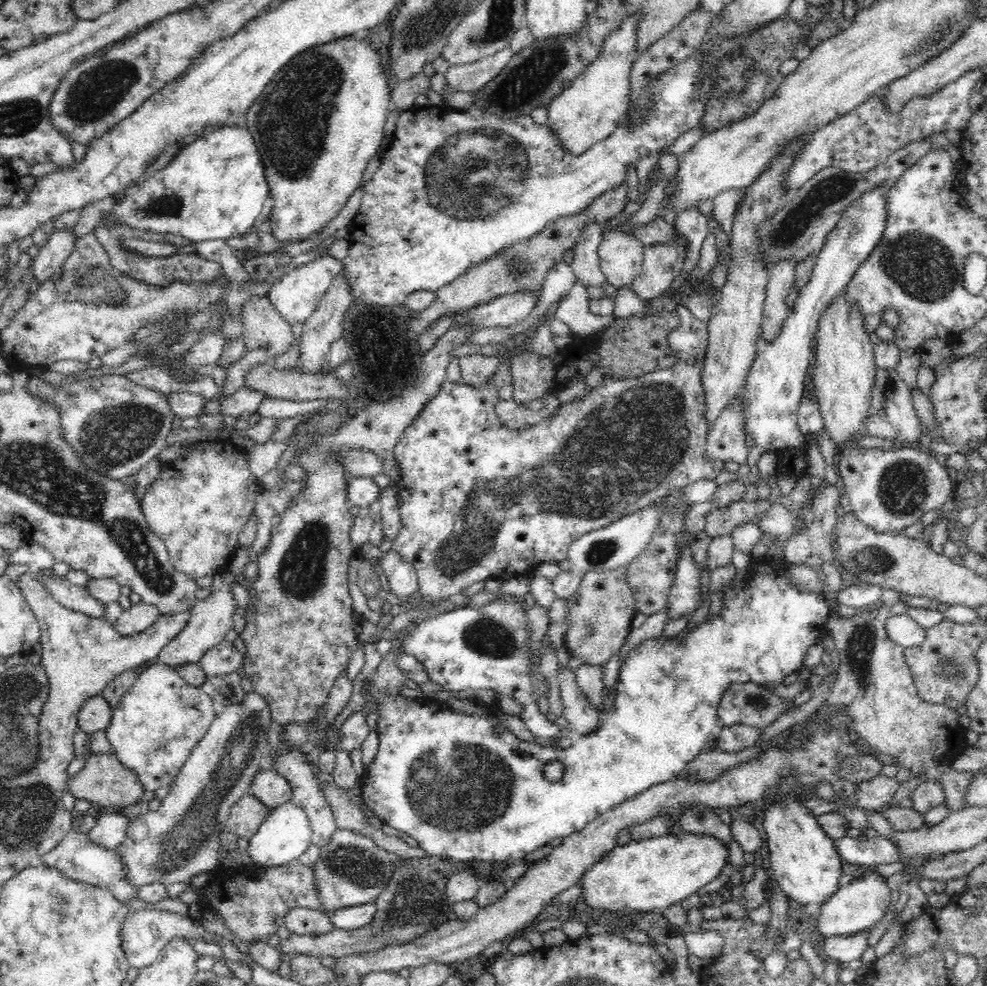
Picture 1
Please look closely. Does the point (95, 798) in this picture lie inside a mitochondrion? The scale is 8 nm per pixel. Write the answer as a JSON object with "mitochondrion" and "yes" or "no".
{"mitochondrion":"no"}

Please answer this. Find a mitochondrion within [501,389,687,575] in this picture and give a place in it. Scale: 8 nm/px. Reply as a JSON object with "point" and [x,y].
{"point":[601,552]}

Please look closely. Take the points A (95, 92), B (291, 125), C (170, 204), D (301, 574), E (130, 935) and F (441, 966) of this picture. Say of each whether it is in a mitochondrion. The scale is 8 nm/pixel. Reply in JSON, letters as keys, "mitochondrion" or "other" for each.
{"A":"mitochondrion","B":"mitochondrion","C":"mitochondrion","D":"mitochondrion","E":"other","F":"other"}

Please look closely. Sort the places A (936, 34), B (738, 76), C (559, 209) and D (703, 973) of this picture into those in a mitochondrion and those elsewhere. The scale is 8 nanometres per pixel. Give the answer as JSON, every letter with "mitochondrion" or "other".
{"A":"mitochondrion","B":"mitochondrion","C":"other","D":"other"}

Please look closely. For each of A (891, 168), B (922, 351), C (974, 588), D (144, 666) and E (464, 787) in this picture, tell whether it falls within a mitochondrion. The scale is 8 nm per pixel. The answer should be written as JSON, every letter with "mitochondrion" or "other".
{"A":"other","B":"other","C":"other","D":"other","E":"mitochondrion"}

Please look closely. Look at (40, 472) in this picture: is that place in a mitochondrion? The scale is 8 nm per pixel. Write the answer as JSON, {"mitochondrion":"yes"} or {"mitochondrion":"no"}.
{"mitochondrion":"yes"}

